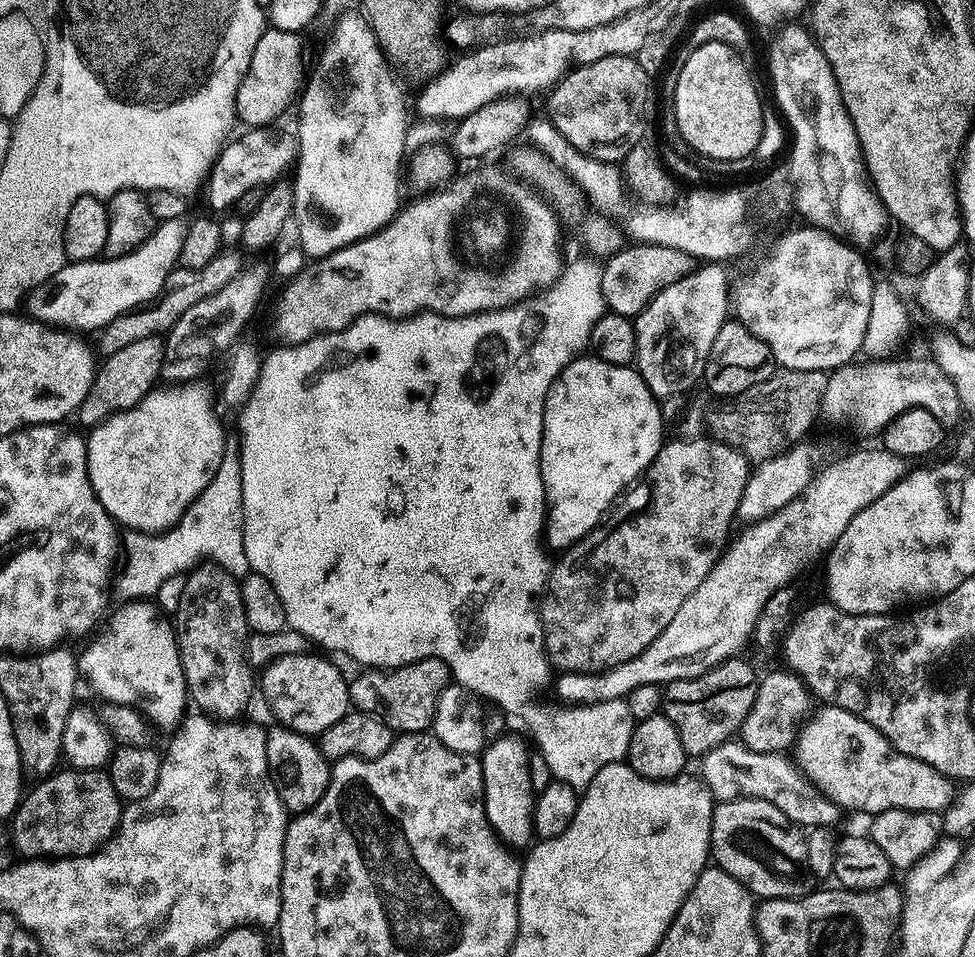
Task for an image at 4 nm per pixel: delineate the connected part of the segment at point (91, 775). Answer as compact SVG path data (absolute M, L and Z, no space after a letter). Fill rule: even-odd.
M77 770L57 771L47 778L41 779L37 788L29 787L26 795L21 799L15 812L11 813L10 825L12 824L12 844L21 852L24 858L69 858L72 856L90 856L93 852L104 847L113 836L116 835L122 815L122 801L120 795L114 790L112 780L103 771L77 771Z

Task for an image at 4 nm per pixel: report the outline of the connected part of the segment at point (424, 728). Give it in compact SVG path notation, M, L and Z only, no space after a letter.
M426 658L401 668L361 672L364 672L361 676L351 677L348 686L348 698L355 711L379 716L396 734L427 732L431 729L438 698L450 683L449 670L442 661Z

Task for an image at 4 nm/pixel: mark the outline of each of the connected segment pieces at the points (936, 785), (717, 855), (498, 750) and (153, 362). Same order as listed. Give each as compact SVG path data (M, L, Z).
M824 706L821 709L820 713L817 711L804 727L799 729L794 741L794 753L796 752L797 756L795 759L808 779L817 784L841 809L853 808L856 812L868 812L867 814L886 810L943 813L957 799L958 788L953 781L934 770L932 764L899 752L882 733L870 726L870 722L866 722L850 710L842 710L835 706Z
M725 800L713 807L710 856L715 867L733 876L753 897L791 900L805 891L805 833L778 806L765 800Z
M505 734L485 747L480 762L484 779L484 816L496 837L512 850L527 849L534 840L532 811L536 805L536 792L530 782L530 748L525 744L515 740L512 734Z
M164 336L138 338L130 342L130 346L122 346L122 350L107 353L96 369L96 377L90 386L90 394L82 402L78 419L91 430L113 415L127 411L146 398L146 394L157 387L160 371L164 361Z

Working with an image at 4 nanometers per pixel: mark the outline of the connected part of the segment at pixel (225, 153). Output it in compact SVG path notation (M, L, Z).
M265 126L262 128L248 128L244 133L235 140L229 139L224 147L220 149L220 155L217 156L216 161L212 164L212 171L209 172L206 181L206 192L208 188L208 204L213 208L211 211L216 214L224 214L229 211L230 206L233 207L237 201L242 198L248 190L254 186L267 186L275 184L277 180L285 175L284 172L295 163L298 157L298 141L291 131L289 132L275 132L275 127Z

